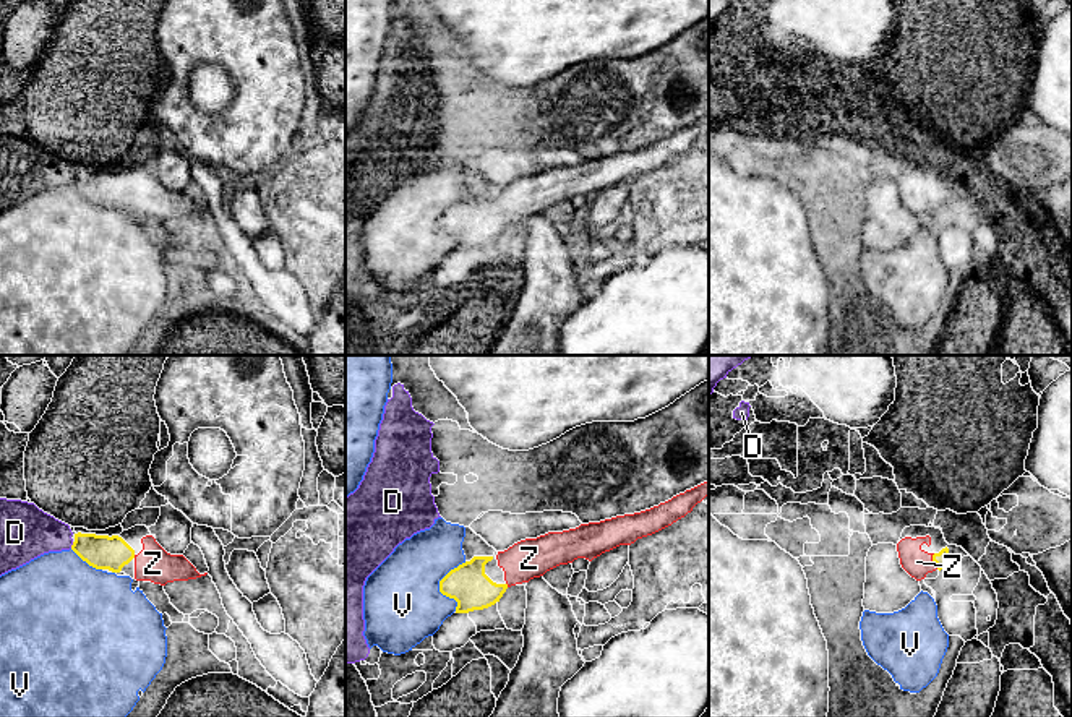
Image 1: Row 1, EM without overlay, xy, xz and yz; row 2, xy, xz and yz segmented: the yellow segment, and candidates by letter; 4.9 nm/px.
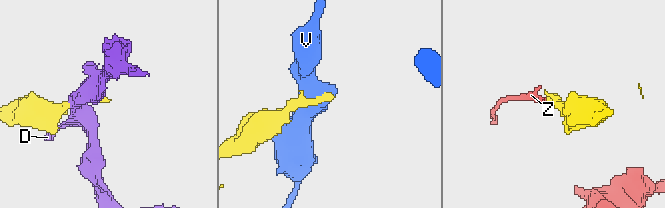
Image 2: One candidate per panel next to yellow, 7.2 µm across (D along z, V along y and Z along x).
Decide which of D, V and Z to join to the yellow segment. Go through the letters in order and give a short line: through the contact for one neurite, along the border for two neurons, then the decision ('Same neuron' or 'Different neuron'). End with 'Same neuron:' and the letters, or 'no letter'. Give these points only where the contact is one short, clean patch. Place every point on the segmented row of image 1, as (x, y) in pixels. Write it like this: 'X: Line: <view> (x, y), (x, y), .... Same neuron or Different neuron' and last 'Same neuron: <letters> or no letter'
D: Different neuron
V: Different neuron
Z: Line: yz (941, 558), (933, 560), (917, 562). Same neuron
Same neuron: Z

